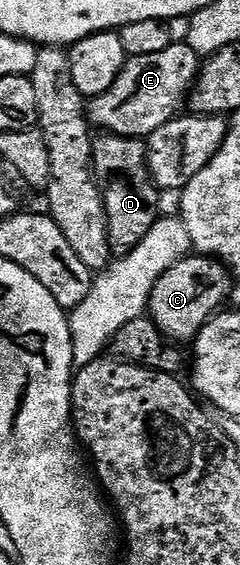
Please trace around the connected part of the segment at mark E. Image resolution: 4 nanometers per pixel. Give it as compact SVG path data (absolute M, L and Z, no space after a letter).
M187 42L171 44L162 50L162 54L146 54L134 56L124 61L124 69L114 78L114 86L106 90L106 94L91 97L86 108L86 119L93 129L103 130L113 136L135 136L147 138L158 126L162 126L167 120L173 119L181 111L180 103L185 103L190 89L196 83L196 75L200 73L202 60L196 51Z

